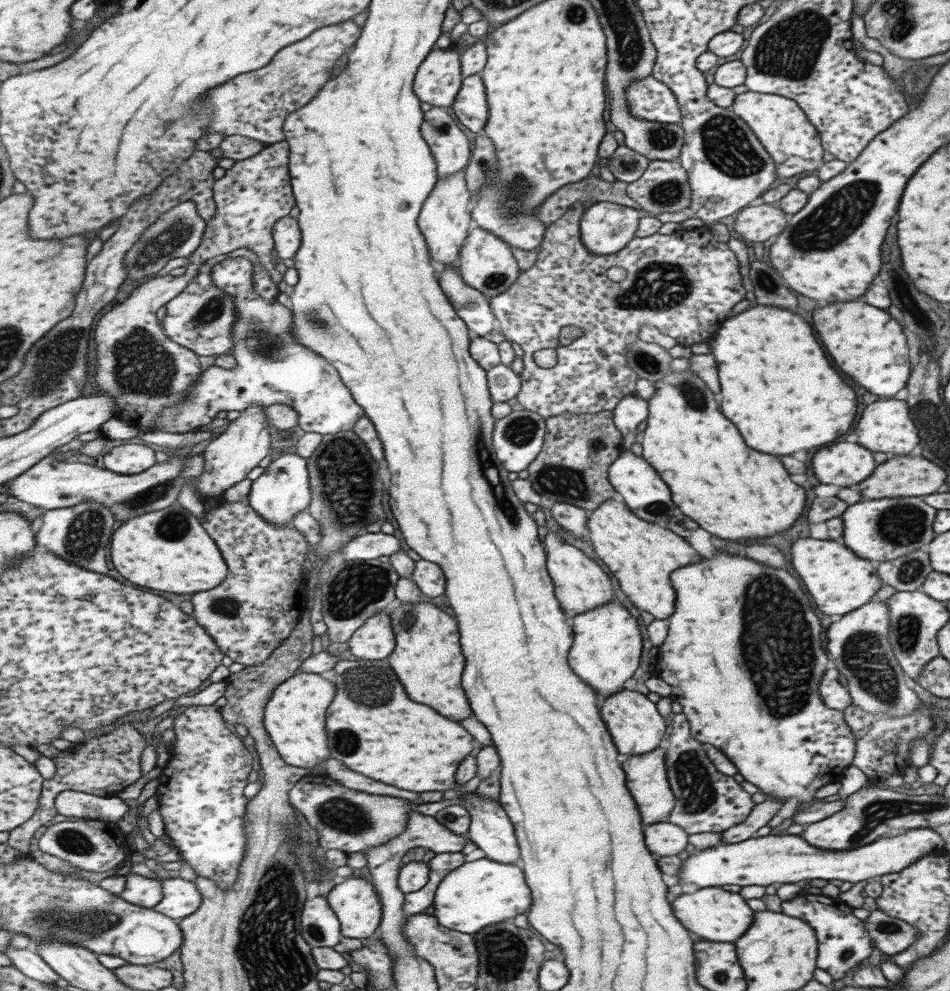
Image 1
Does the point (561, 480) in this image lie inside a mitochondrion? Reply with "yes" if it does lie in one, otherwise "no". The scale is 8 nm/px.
yes

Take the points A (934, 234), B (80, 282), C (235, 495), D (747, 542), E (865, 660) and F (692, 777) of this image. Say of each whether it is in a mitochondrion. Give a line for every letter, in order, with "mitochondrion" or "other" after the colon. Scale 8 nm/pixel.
A: other
B: other
C: other
D: other
E: mitochondrion
F: mitochondrion

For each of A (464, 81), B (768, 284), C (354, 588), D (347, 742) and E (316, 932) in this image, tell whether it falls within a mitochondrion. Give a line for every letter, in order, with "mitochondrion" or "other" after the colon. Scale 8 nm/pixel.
A: other
B: mitochondrion
C: mitochondrion
D: mitochondrion
E: mitochondrion

